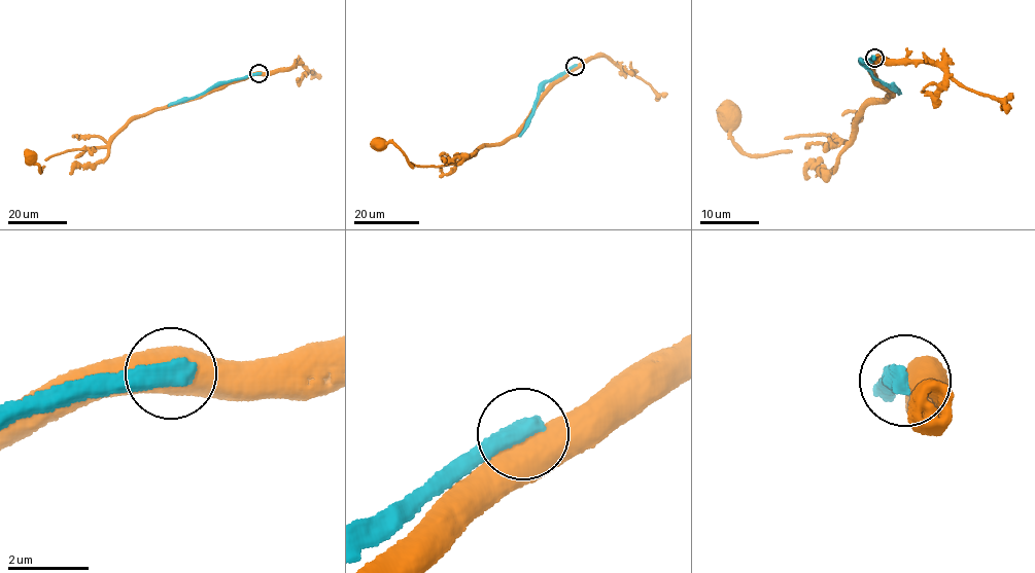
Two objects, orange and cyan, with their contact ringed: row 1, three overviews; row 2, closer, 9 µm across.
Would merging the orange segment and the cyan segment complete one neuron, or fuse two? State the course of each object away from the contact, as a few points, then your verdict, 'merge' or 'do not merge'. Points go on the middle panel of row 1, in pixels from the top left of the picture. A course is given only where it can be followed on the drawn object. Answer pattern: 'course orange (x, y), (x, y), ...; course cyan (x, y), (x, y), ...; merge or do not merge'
course orange (575, 65), (545, 90), (515, 134), (485, 145), (463, 159), (417, 166), (409, 164), (392, 143), (380, 144); course cyan (575, 65), (543, 82), (536, 105), (519, 136); do not merge

